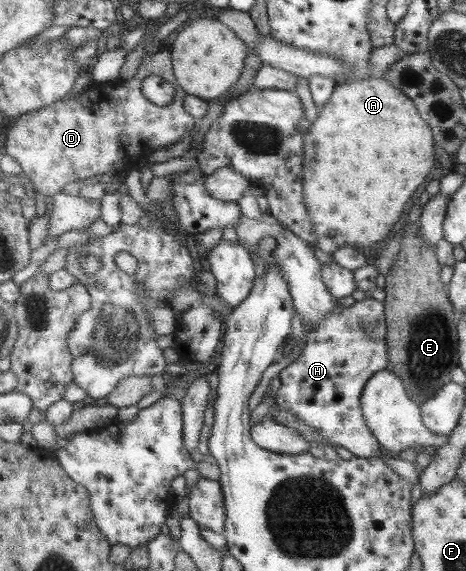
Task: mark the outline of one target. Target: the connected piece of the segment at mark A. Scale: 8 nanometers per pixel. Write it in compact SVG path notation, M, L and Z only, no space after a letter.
M371 75L367 79L337 84L329 101L322 109L319 109L316 120L310 126L310 132L305 135L307 163L305 163L305 173L303 174L304 202L310 211L310 218L314 222L314 230L318 239L317 246L323 252L331 255L345 246L351 246L358 250L373 249L377 243L387 239L391 235L391 231L395 229L395 225L399 223L399 219L403 217L403 211L405 211L407 203L411 201L413 193L427 179L427 175L431 173L431 169L435 165L435 160L437 161L434 137L430 124L422 118L414 100L405 91L401 91L393 83L389 83L384 77Z

